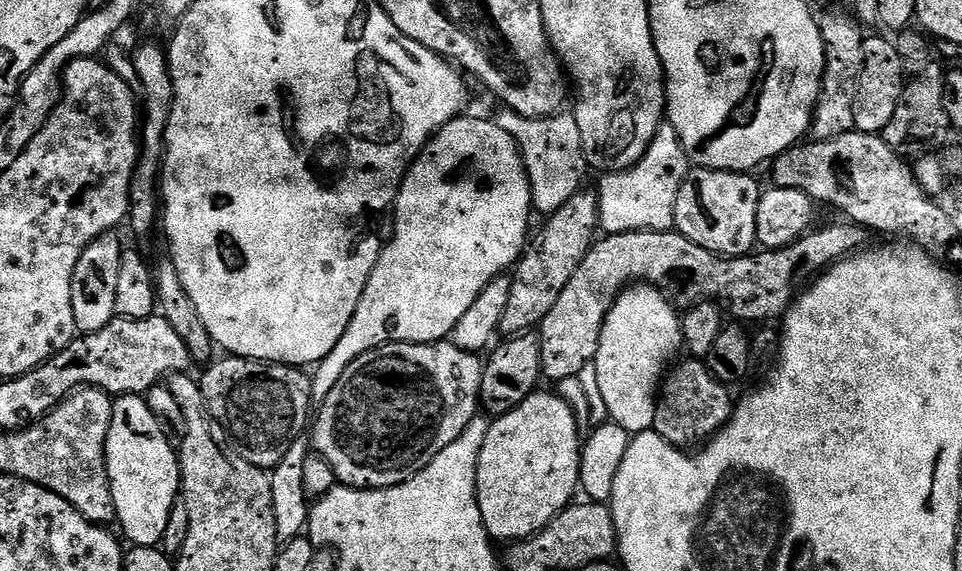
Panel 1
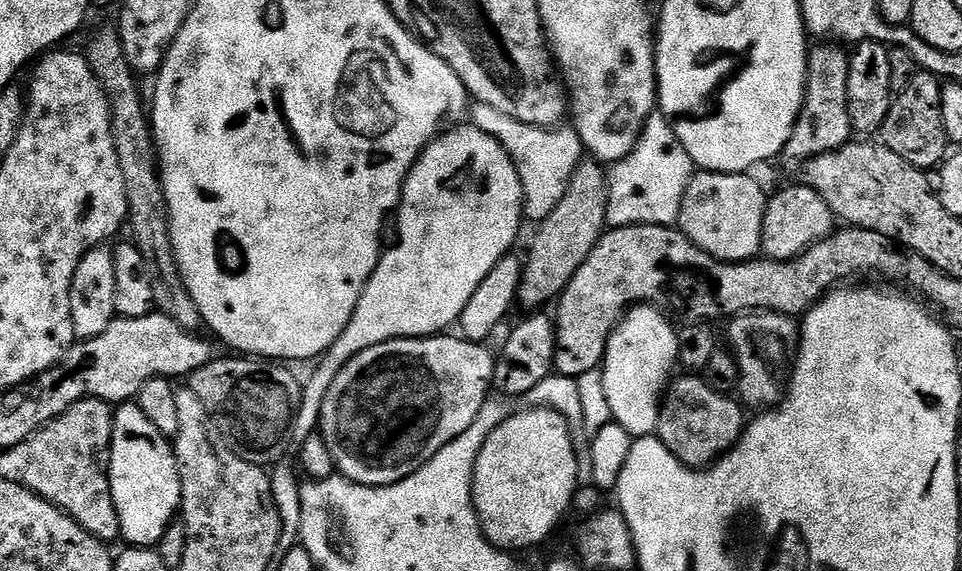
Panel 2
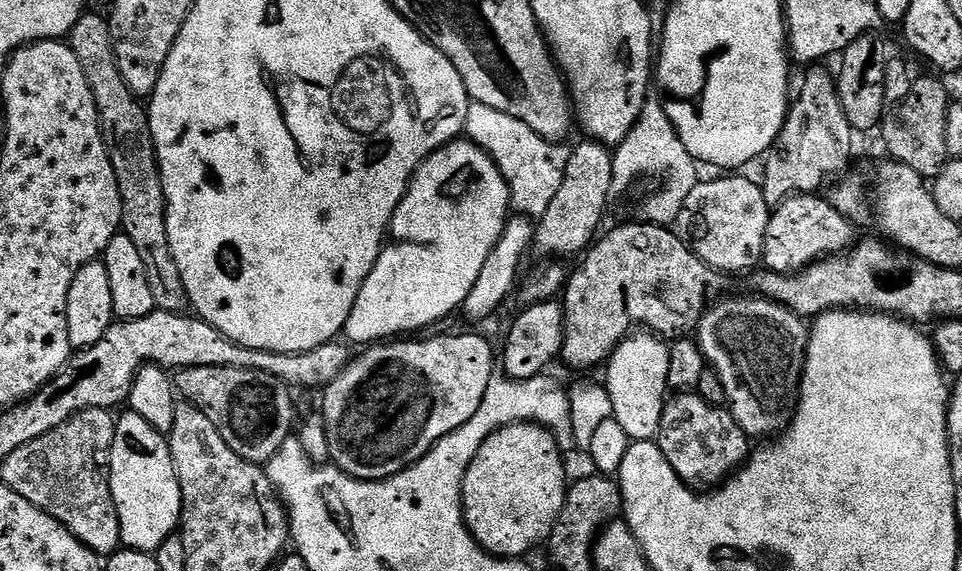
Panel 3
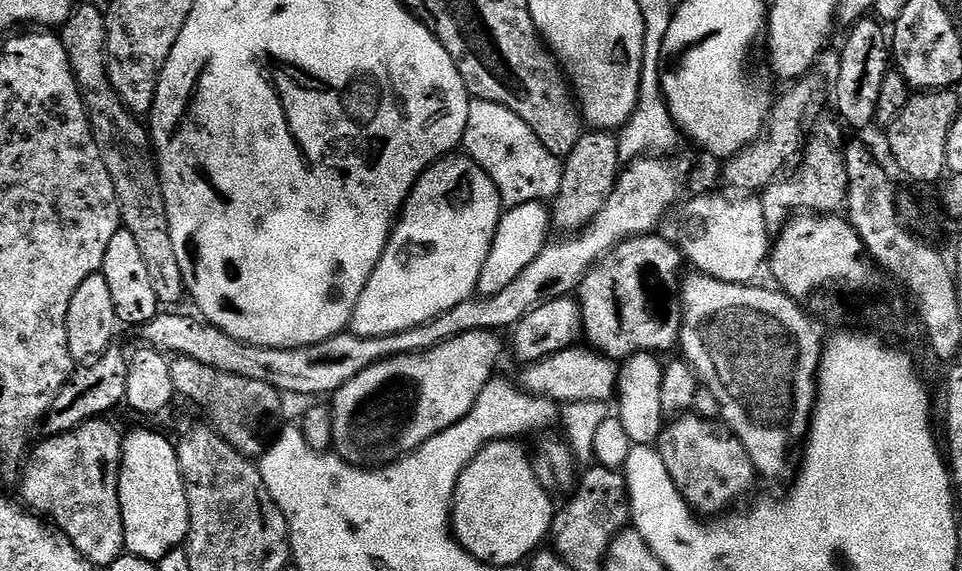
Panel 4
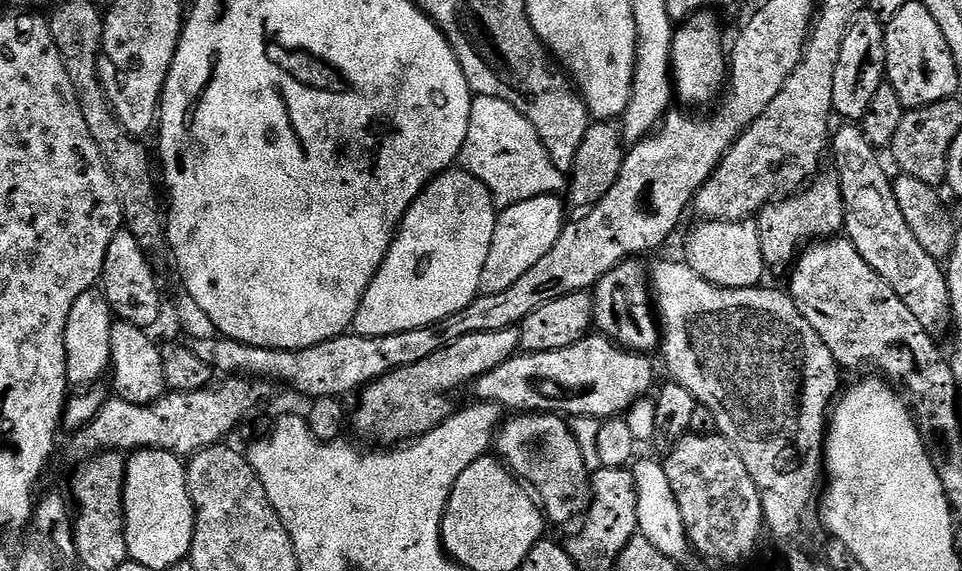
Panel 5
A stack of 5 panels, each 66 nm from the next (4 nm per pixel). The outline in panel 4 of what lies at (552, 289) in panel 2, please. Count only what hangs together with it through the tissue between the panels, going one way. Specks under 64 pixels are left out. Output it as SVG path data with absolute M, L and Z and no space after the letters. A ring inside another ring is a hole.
M585 131L578 138L578 146L574 146L574 150L563 161L563 166L562 186L558 186L558 194L550 204L552 228L555 231L564 232L560 234L575 234L581 232L593 220L598 214L598 210L602 210L602 206L606 206L606 198L610 198L610 194L616 185L616 179L620 177L622 161L618 154L617 137L610 132Z

